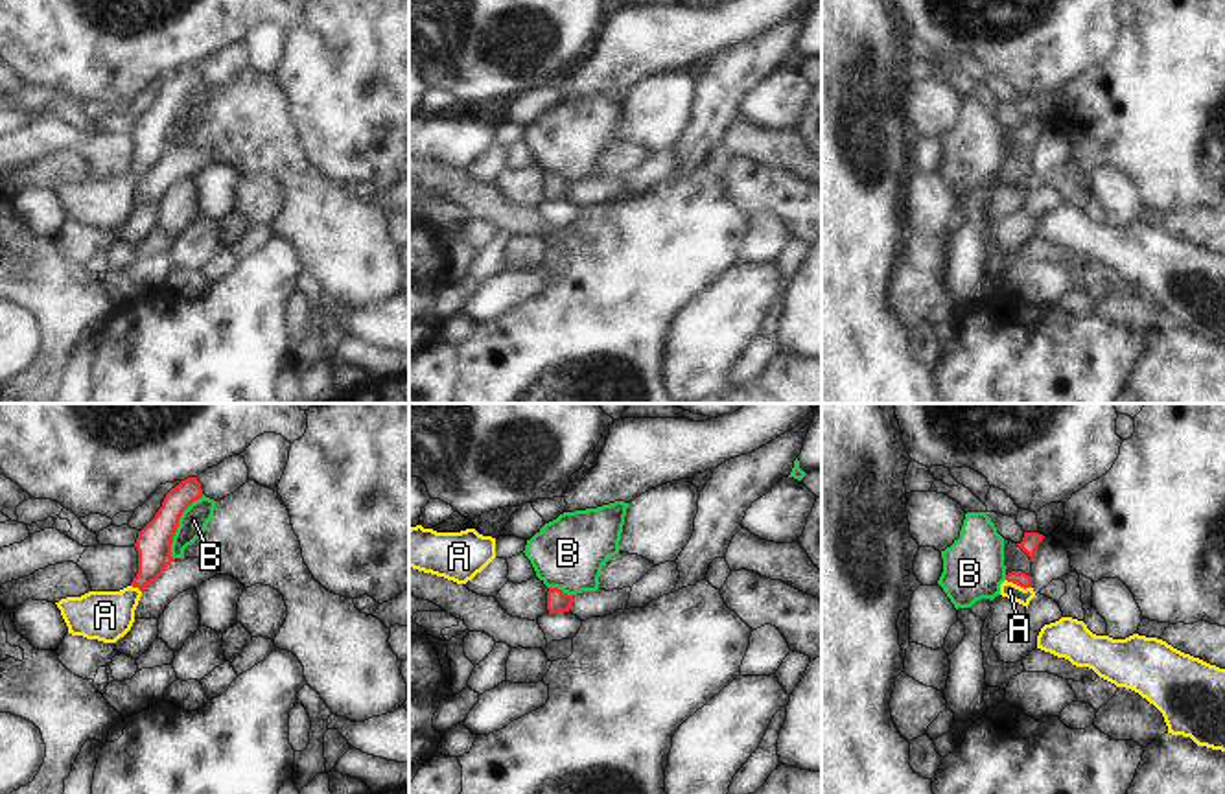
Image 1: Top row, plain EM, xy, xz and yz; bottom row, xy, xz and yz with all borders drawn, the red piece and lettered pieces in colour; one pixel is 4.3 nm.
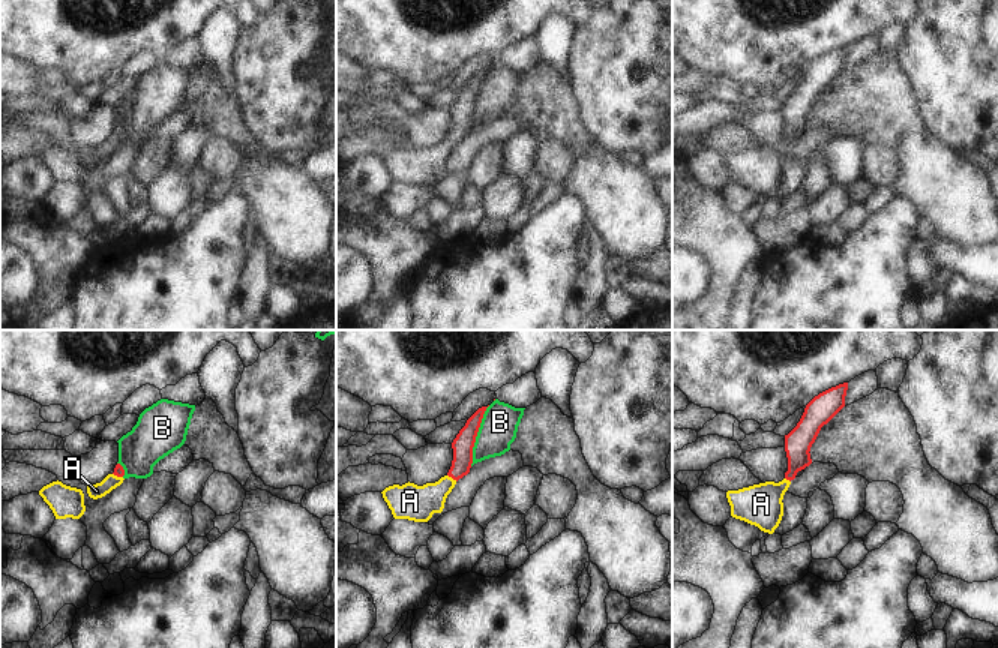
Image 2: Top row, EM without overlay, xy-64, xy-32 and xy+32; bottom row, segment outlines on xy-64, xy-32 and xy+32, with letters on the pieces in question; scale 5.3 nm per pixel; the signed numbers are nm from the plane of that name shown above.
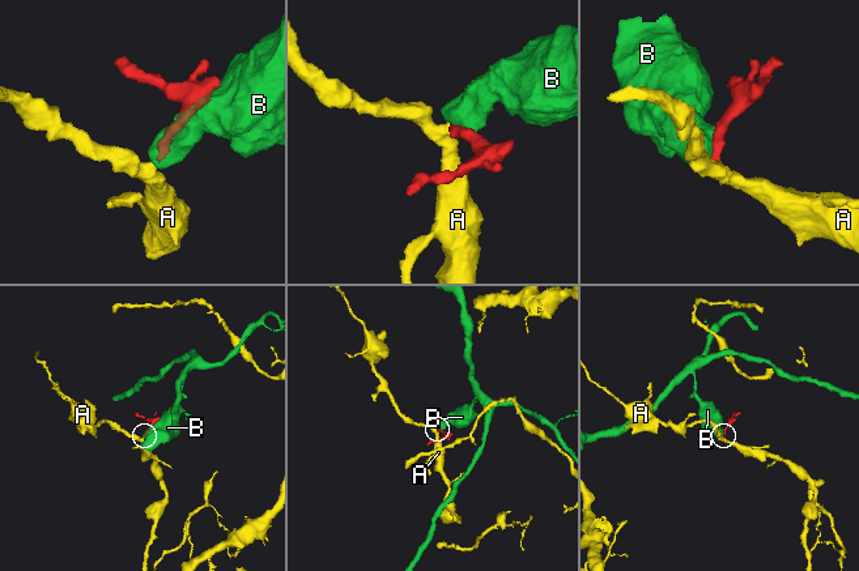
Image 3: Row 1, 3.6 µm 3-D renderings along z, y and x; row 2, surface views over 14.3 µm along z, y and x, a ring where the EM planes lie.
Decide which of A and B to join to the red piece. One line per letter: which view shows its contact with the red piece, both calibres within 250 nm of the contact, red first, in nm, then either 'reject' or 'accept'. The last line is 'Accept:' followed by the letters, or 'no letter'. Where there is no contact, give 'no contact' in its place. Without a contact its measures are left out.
A: meets red in yz; 70 nm thick on the red side, 70 nm on the other; accept
B: meets red in xy; 160 nm thick on the red side, 120 nm on the other; reject
Accept: A

